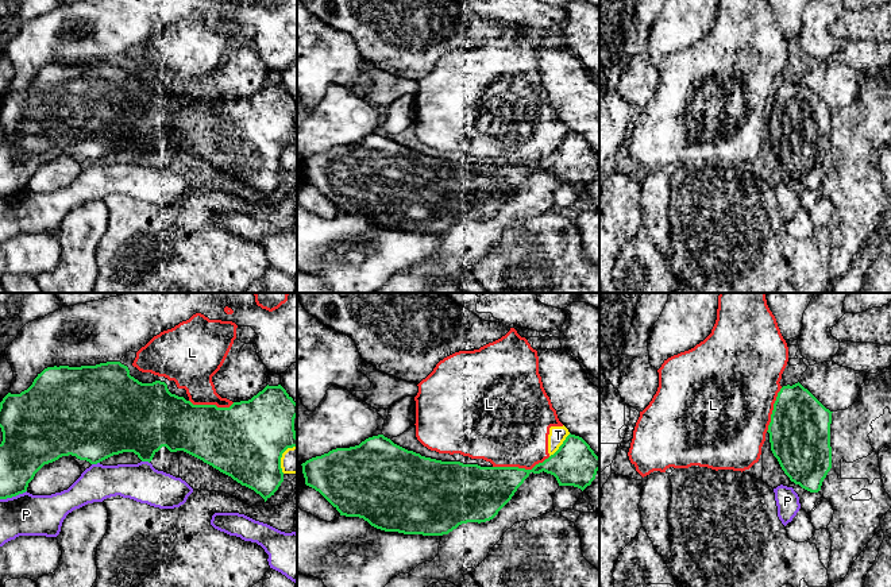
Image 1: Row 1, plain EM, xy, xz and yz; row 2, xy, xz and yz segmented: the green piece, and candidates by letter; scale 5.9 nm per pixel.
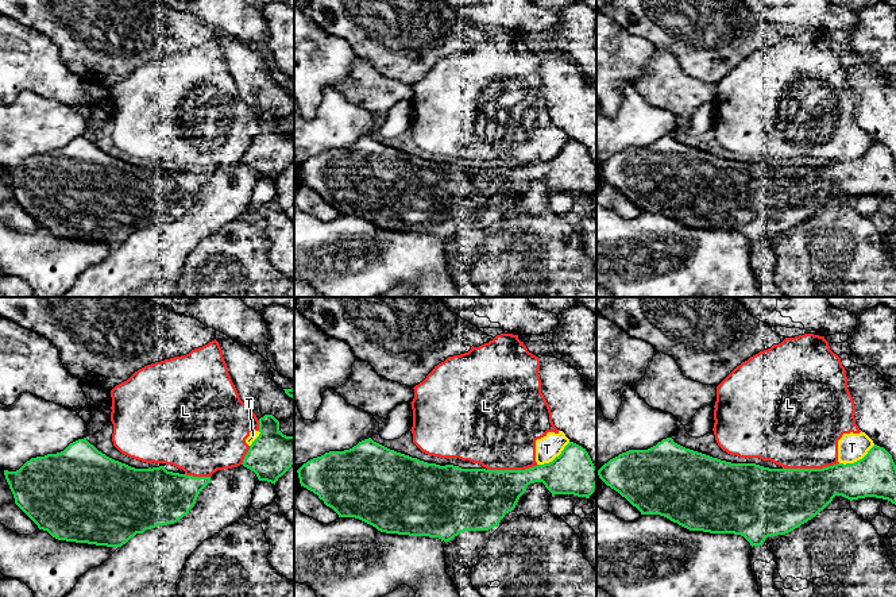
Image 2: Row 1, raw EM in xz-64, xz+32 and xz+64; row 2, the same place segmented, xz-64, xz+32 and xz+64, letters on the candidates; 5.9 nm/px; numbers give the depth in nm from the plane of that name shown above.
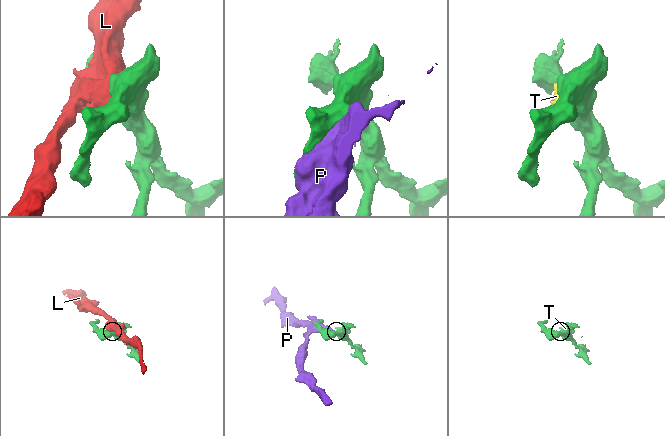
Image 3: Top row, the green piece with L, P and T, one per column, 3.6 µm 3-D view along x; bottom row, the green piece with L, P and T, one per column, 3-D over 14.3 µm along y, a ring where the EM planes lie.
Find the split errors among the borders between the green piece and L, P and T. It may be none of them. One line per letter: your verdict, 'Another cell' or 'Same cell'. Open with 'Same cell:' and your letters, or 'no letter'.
Same cell: no letter
L: Another cell
P: Another cell
T: Another cell

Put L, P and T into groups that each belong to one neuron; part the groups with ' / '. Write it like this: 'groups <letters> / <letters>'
groups L T / P

